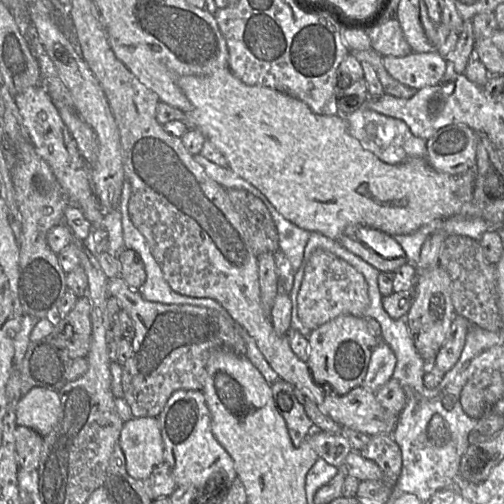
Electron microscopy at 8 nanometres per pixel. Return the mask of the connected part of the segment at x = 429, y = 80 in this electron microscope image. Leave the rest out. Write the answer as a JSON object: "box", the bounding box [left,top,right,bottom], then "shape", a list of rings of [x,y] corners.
{"box":[383,51,451,90],"shape":[[[437,51],[385,56],[383,65],[394,79],[417,90],[435,86],[451,73],[446,59]]]}

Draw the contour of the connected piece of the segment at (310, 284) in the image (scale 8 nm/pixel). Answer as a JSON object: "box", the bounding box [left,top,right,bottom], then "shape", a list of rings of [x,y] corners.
{"box":[297,251,379,337],"shape":[[[324,251],[313,252],[304,264],[303,279],[297,296],[297,316],[305,335],[340,315],[351,314],[365,317],[369,332],[379,337],[379,323],[371,317],[366,317],[368,304],[367,283],[362,274],[333,254]]]}

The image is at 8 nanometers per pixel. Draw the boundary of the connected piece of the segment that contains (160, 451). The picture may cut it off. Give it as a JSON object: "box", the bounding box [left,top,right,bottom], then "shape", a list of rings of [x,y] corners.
{"box":[118,417,164,479],"shape":[[[134,417],[124,422],[118,444],[125,456],[126,470],[134,479],[149,479],[154,470],[164,463],[164,444],[156,418]]]}

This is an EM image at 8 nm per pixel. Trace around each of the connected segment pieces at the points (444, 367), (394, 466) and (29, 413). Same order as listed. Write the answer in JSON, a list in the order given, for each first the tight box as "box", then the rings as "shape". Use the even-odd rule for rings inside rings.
[{"box":[434,316,471,373],"shape":[[[456,316],[450,336],[436,354],[434,367],[445,373],[457,363],[465,346],[470,326],[471,323],[465,317]]]},{"box":[360,435,402,485],"shape":[[[391,435],[372,436],[360,454],[380,467],[383,480],[387,484],[396,485],[402,470],[402,454],[399,445]]]},{"box":[16,388,61,437],"shape":[[[33,388],[20,398],[16,407],[16,422],[18,426],[31,428],[44,437],[55,428],[61,414],[58,391]]]}]

